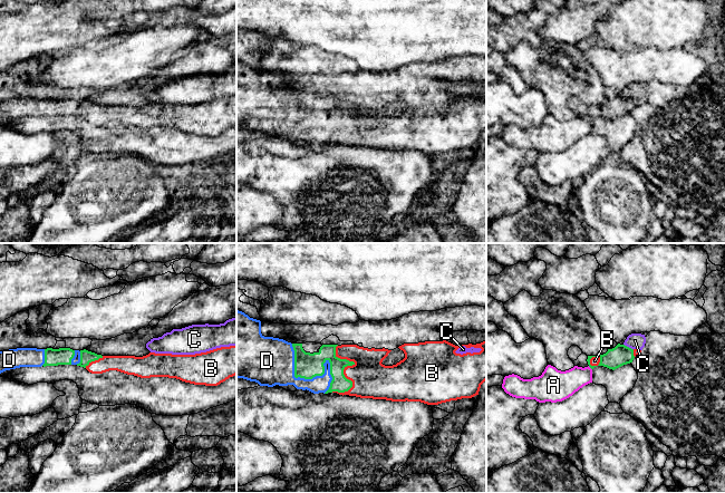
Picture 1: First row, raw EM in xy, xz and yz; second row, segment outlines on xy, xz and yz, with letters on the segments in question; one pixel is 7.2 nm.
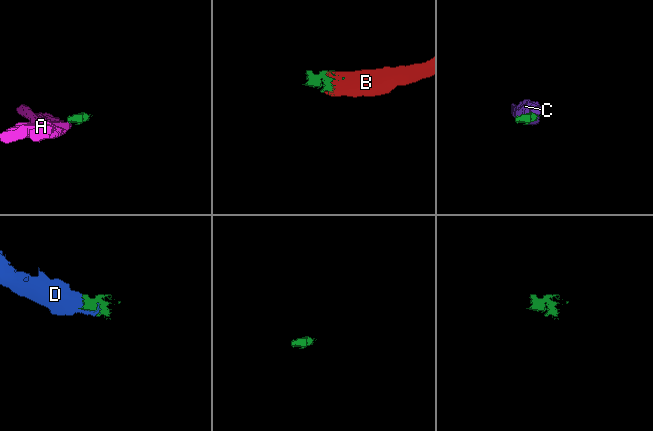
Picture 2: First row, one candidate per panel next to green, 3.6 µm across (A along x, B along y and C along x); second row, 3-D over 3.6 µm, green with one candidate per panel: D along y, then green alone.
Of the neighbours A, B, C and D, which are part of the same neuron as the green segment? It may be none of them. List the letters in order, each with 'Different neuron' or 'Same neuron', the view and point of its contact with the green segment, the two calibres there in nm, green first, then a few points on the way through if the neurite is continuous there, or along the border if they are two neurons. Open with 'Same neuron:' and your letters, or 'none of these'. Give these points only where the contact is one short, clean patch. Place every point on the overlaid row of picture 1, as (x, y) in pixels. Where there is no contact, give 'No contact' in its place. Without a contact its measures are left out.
Same neuron: B, D
A: Different neuron. Touches green at yz (590, 367). Thickness 150 nm (green) against 200 nm. Boundary: yz (588, 366), (591, 369)
B: Same neuron. Touches green at xz (349, 365). Thickness 130 nm (green) against 280 nm
C: Different neuron. Touches green at yz (628, 347). Thickness 150 nm (green) against 110 nm. Boundary: yz (624, 344), (632, 349)
D: Same neuron. Touches green at xz (316, 375). Thickness 180 nm (green) against 190 nm

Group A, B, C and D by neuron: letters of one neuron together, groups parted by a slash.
A / B D / C

